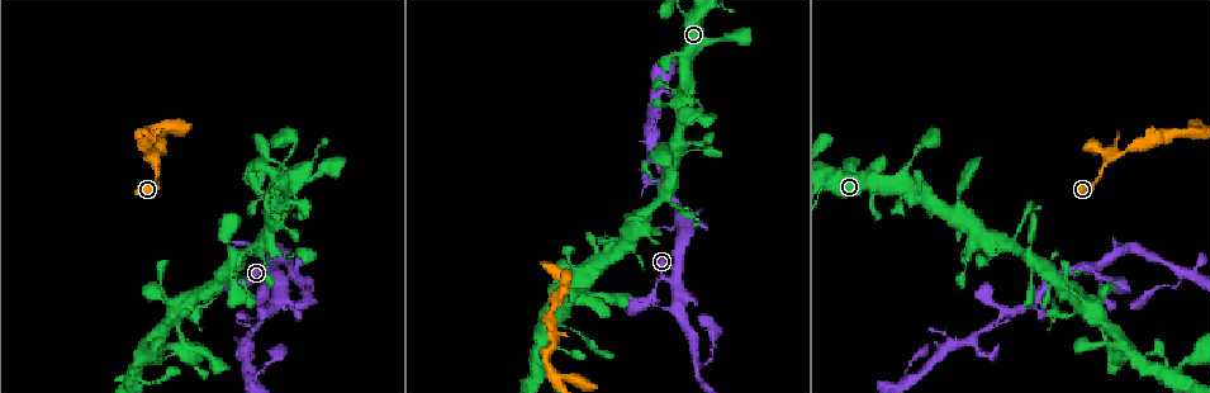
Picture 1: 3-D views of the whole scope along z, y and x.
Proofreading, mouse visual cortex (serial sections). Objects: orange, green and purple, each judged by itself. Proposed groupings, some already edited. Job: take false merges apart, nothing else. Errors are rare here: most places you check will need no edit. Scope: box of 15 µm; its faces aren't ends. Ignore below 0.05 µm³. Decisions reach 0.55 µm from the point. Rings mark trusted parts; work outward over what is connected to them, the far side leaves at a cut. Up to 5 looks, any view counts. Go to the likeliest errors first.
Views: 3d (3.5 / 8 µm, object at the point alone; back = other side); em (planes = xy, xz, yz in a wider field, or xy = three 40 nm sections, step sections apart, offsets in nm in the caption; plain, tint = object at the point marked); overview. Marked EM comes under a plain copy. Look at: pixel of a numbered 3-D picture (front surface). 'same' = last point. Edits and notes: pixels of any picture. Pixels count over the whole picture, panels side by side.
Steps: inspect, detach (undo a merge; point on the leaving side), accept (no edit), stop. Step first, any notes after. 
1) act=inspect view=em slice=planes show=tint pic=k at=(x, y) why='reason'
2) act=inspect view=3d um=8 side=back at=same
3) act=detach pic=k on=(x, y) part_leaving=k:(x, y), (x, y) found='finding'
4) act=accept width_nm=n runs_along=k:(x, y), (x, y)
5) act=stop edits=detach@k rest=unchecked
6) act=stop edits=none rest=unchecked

act=inspect view=3d um=3.5 pic=1 at=(563, 290) why='sharp bend'

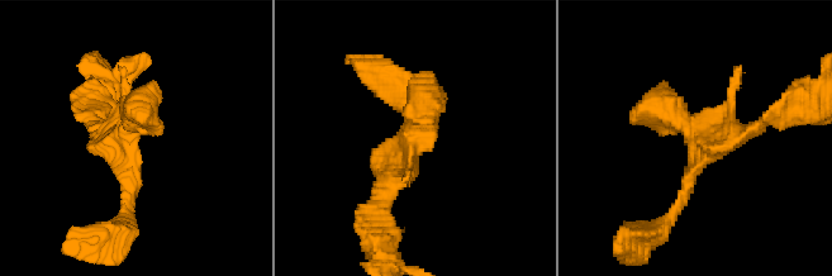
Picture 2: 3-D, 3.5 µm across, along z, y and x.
act=inspect view=em slice=planes show=tint pic=2 at=(697, 156) why='now the EM'

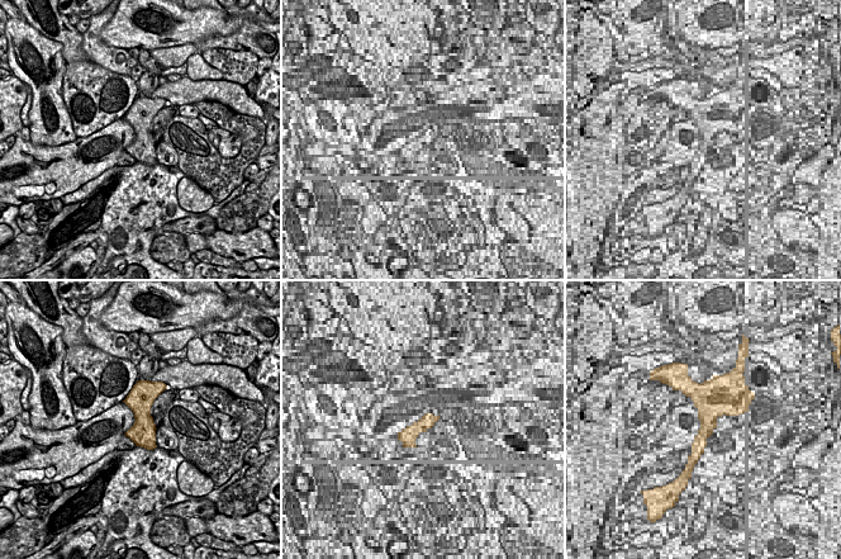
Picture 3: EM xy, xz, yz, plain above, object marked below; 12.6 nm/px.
act=accept found='continuous, no second cell'

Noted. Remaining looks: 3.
act=inspect view=3d um=8 side=back pic=1 at=(1178, 272) why='sharp bend'

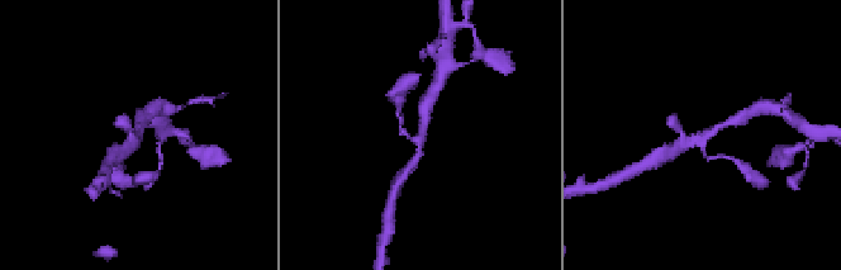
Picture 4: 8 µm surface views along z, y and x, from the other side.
act=inspect view=3d um=3.5 pic=4 at=(138, 138)

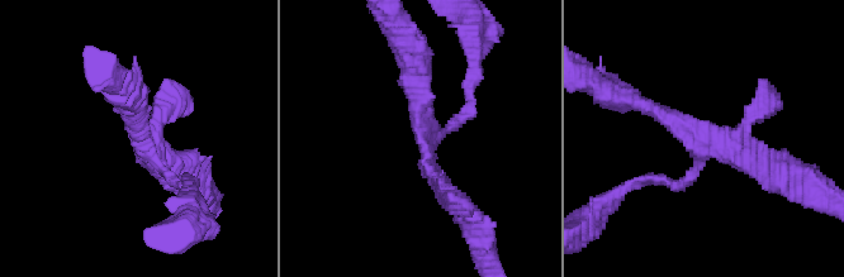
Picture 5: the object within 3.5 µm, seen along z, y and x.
act=inspect view=em slice=xy step=2 show=tint pic=5 at=(138, 144) arms=4 arm_widths_nm=150,150,250,250

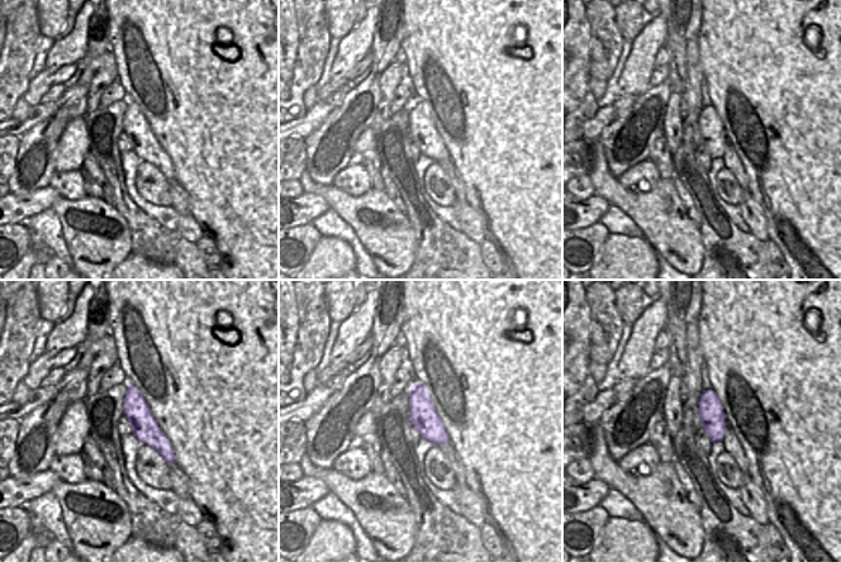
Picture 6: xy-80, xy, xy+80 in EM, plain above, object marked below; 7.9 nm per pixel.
act=accept runs_along=6:(131, 387), (145, 428), (170, 460) found='all the same cell'

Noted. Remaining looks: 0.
act=stop edits=none rest=unchecked

